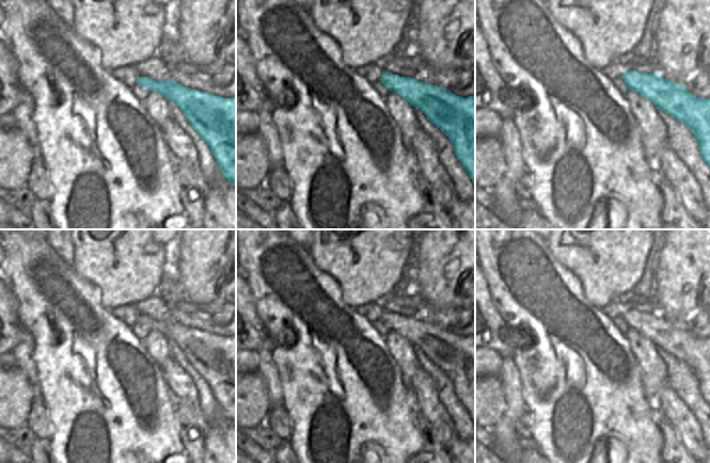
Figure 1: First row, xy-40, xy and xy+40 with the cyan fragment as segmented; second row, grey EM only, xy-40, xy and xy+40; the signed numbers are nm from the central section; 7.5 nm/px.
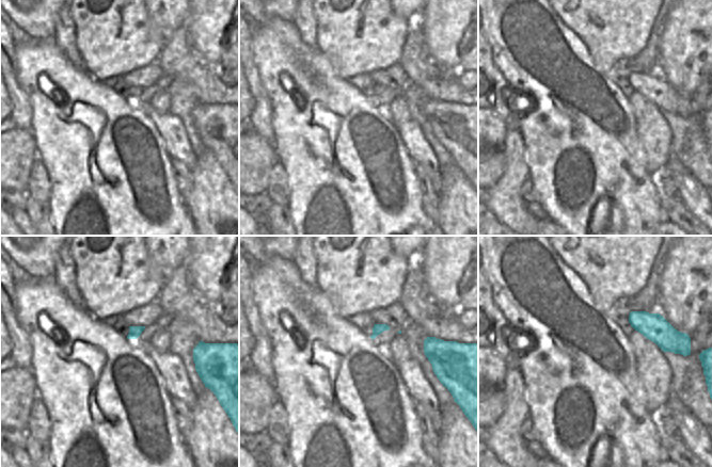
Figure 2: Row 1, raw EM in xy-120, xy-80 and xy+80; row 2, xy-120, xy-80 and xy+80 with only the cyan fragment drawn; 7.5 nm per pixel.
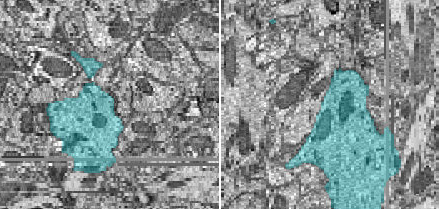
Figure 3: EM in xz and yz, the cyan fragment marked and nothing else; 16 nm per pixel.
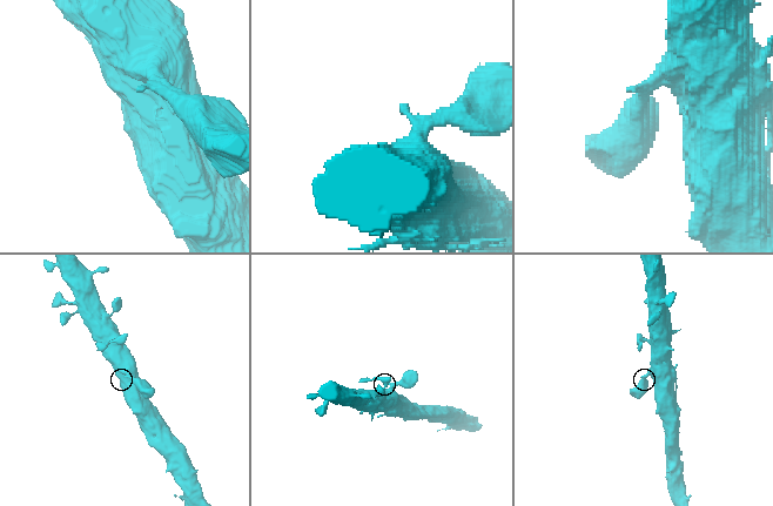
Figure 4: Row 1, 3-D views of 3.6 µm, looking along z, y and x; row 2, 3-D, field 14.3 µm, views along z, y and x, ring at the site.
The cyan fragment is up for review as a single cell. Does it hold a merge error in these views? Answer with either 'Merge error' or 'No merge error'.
No merge error

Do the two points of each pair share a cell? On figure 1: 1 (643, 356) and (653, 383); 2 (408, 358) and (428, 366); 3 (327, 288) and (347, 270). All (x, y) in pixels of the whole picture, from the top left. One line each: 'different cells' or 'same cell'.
1: same cell
2: different cells
3: different cells

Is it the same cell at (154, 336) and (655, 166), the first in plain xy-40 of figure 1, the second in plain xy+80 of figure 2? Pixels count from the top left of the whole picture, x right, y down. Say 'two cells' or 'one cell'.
one cell

